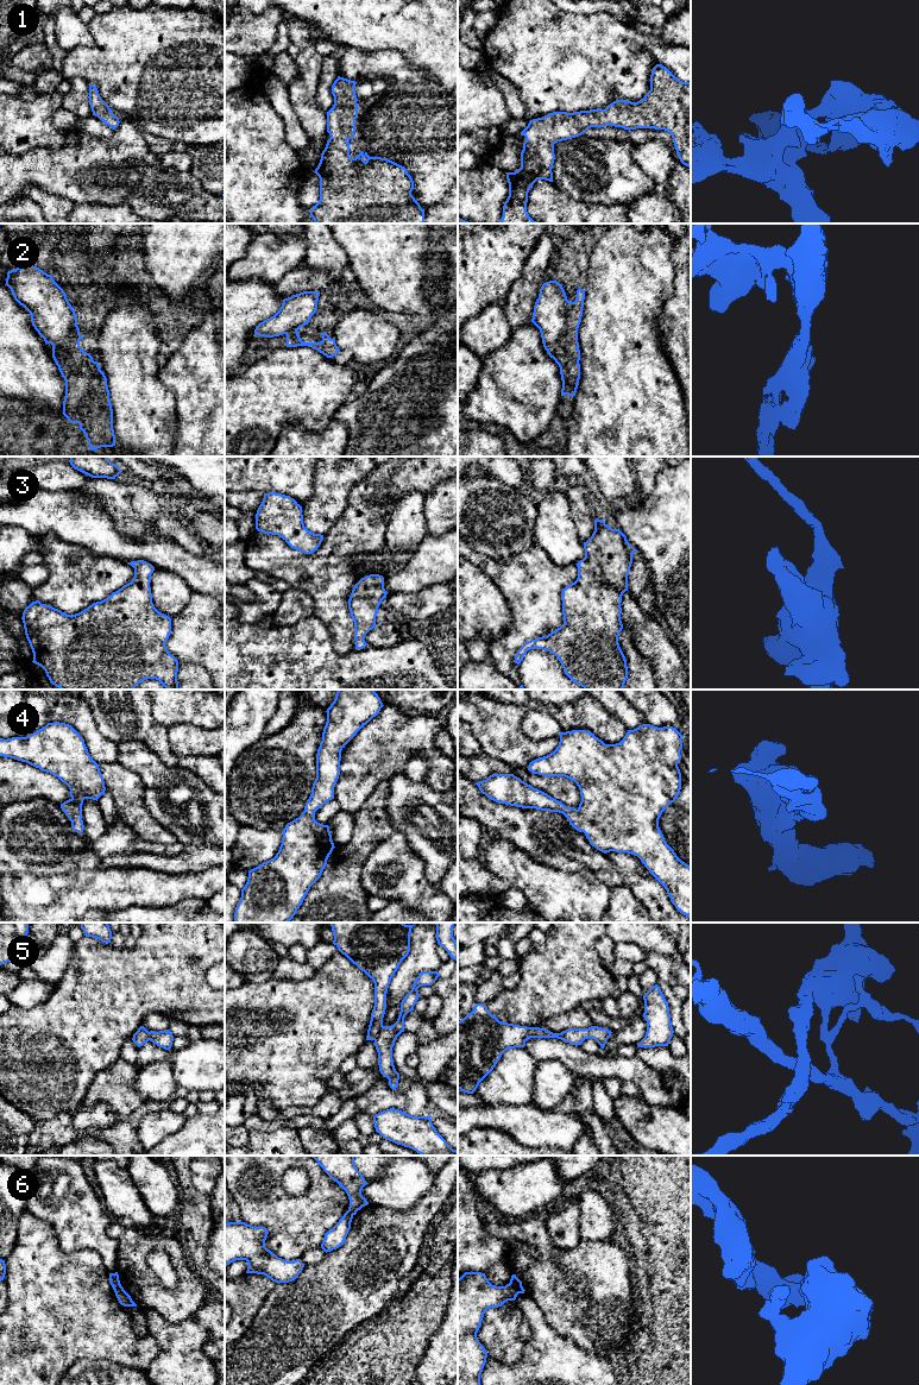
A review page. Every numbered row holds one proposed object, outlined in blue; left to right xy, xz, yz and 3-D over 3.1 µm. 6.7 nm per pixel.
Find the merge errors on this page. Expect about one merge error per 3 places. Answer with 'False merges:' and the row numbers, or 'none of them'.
False merges: 5, 6

